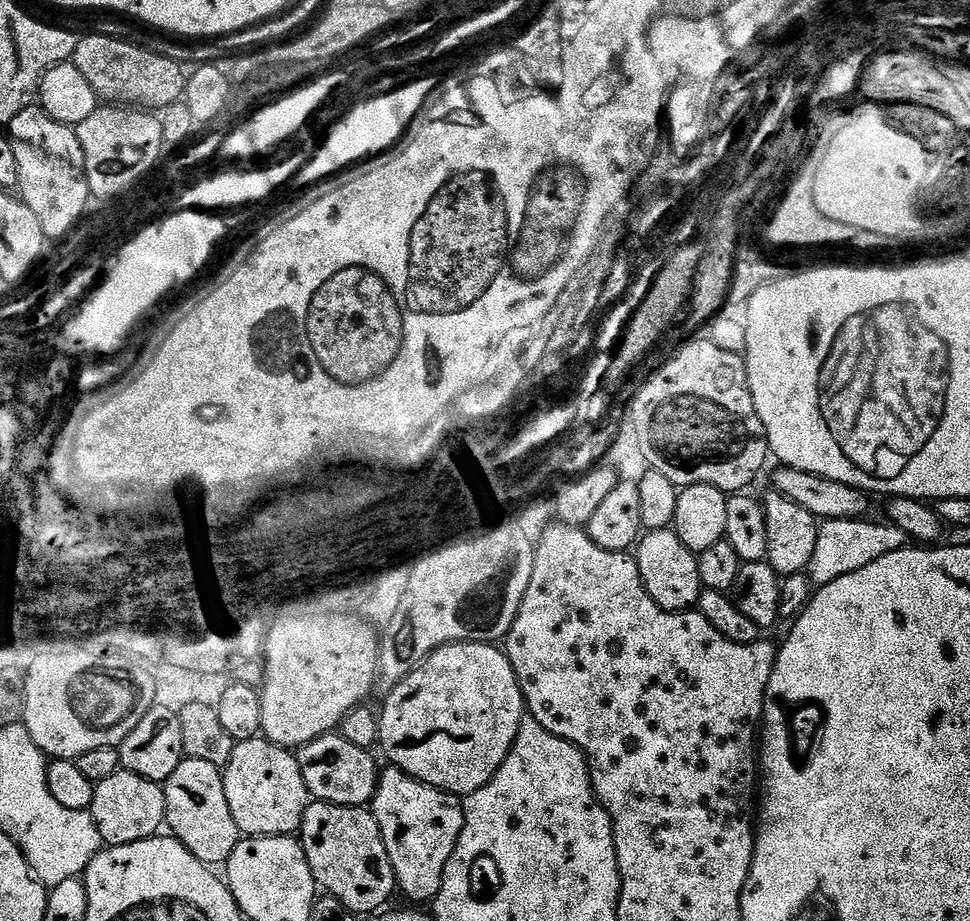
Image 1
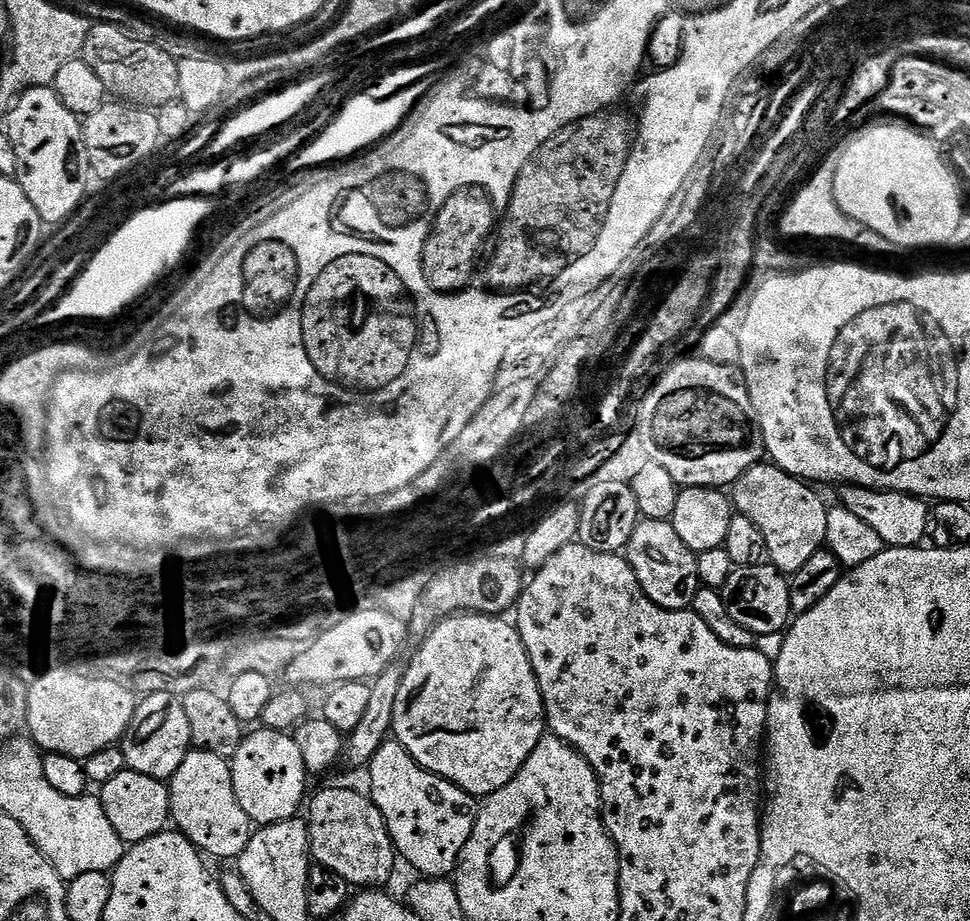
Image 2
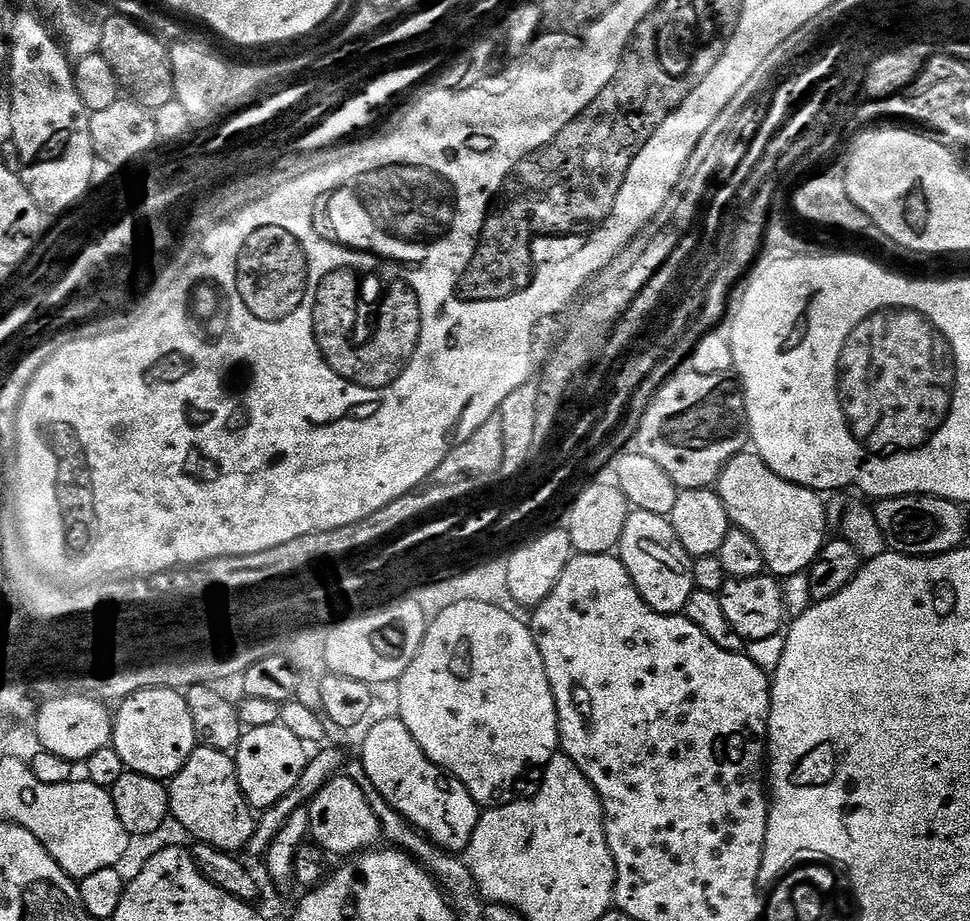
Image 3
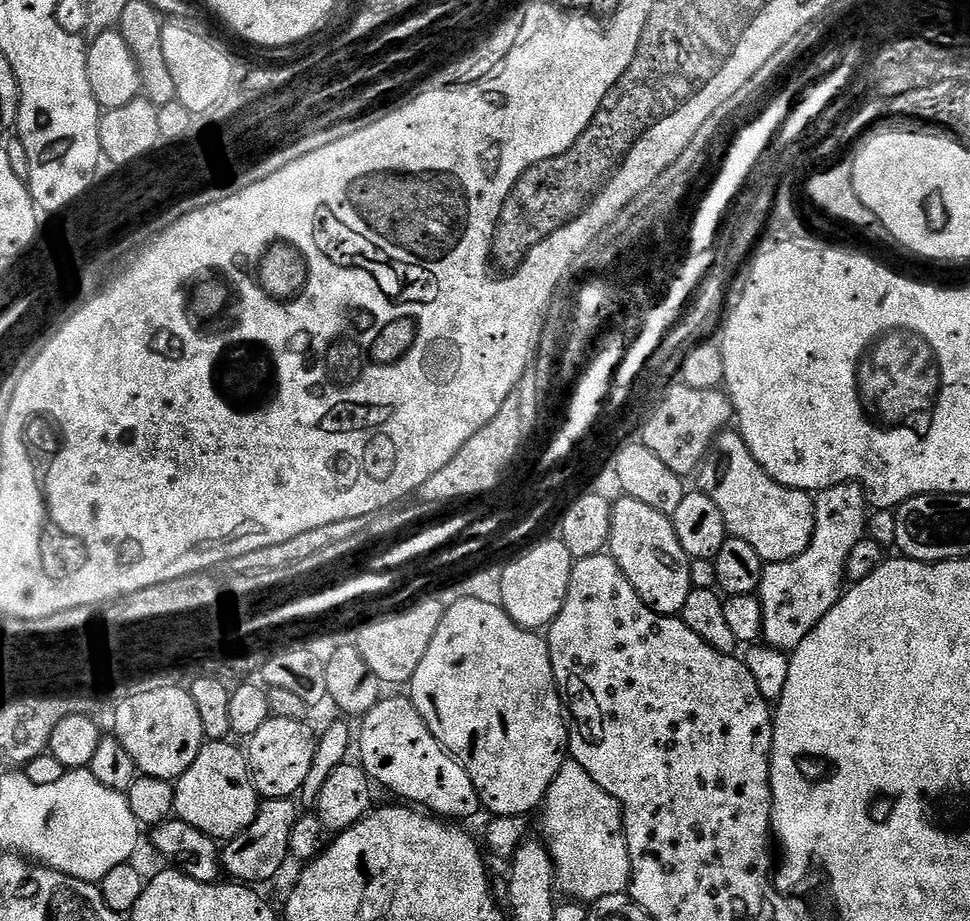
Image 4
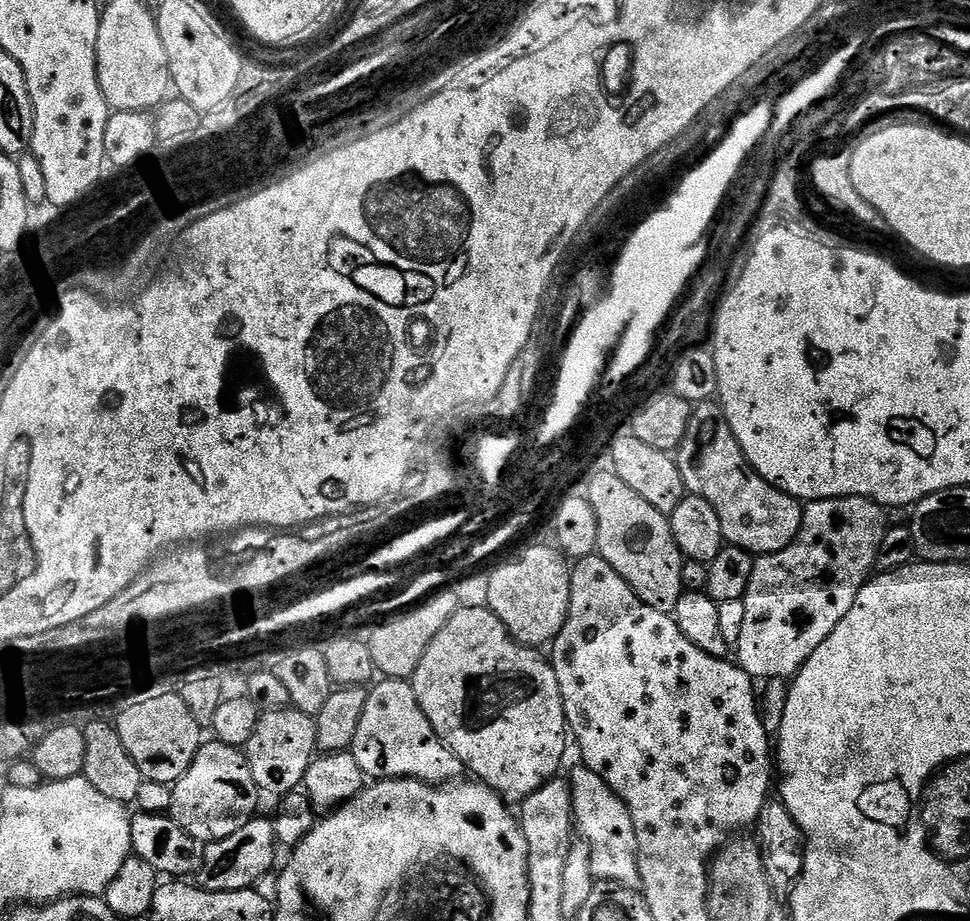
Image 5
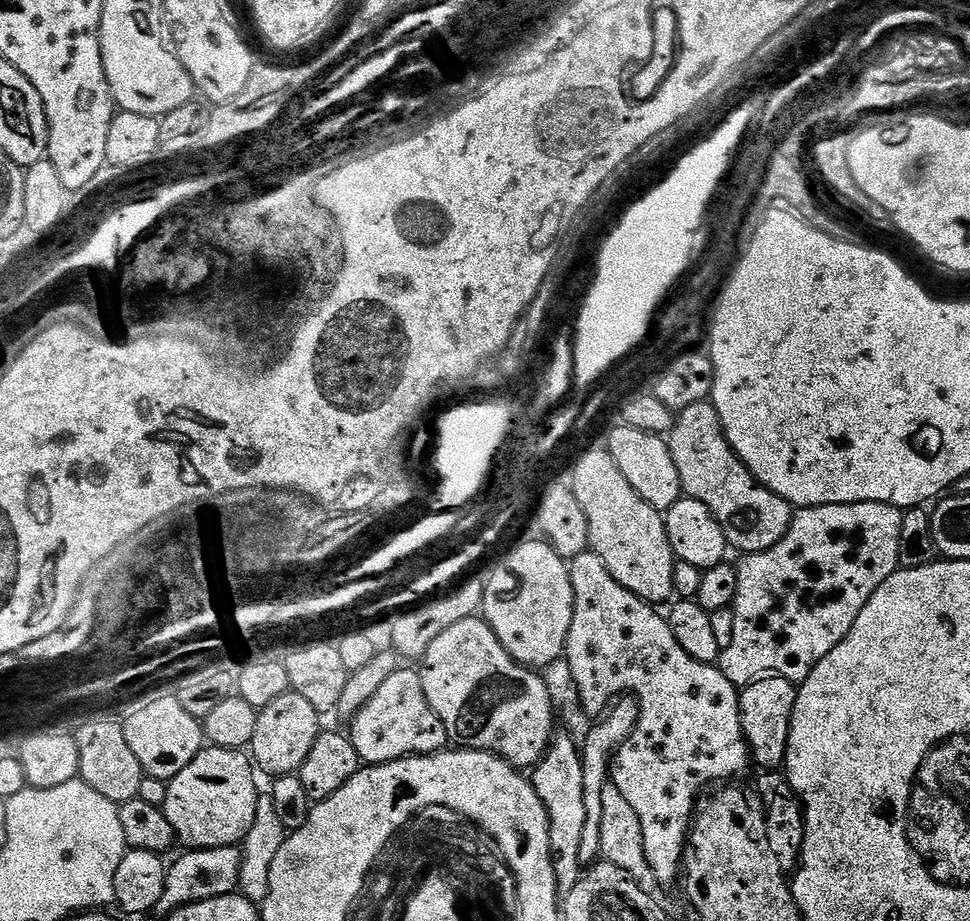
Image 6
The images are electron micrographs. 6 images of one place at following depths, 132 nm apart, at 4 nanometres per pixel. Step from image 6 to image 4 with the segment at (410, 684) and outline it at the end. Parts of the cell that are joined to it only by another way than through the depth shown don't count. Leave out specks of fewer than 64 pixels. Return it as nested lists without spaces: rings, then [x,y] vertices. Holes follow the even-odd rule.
[[[407,695],[381,698],[359,721],[360,724],[360,757],[359,763],[368,773],[369,781],[389,788],[396,796],[401,796],[401,801],[412,806],[419,806],[429,813],[440,818],[447,818],[452,822],[465,822],[471,816],[481,815],[478,790],[474,790],[474,782],[470,782],[470,774],[460,765],[450,753],[430,734],[422,714],[412,705]]]

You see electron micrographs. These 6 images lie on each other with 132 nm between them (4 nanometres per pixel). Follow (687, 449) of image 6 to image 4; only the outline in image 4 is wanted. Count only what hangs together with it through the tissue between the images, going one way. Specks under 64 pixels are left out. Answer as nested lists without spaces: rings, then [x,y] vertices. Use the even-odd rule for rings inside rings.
[[[725,430],[717,436],[708,450],[708,455],[704,458],[704,463],[698,469],[699,476],[699,491],[706,493],[714,502],[714,506],[722,510],[722,522],[726,522],[729,536],[742,538],[742,542],[747,542],[752,549],[758,550],[765,564],[798,558],[798,554],[802,554],[802,550],[810,546],[814,538],[814,522],[816,521],[815,499],[809,493],[803,492],[801,488],[787,488],[774,482],[774,478],[770,478],[770,474],[762,470],[754,454],[750,454],[744,437],[739,431]]]

